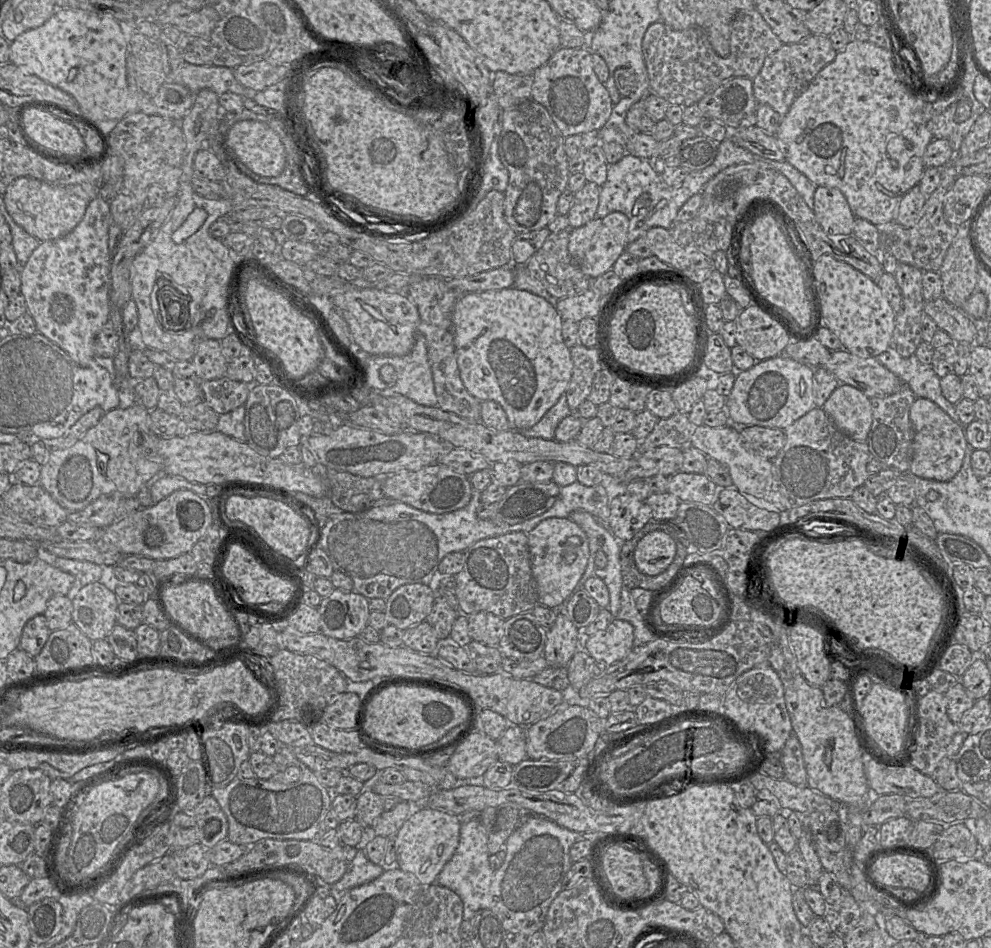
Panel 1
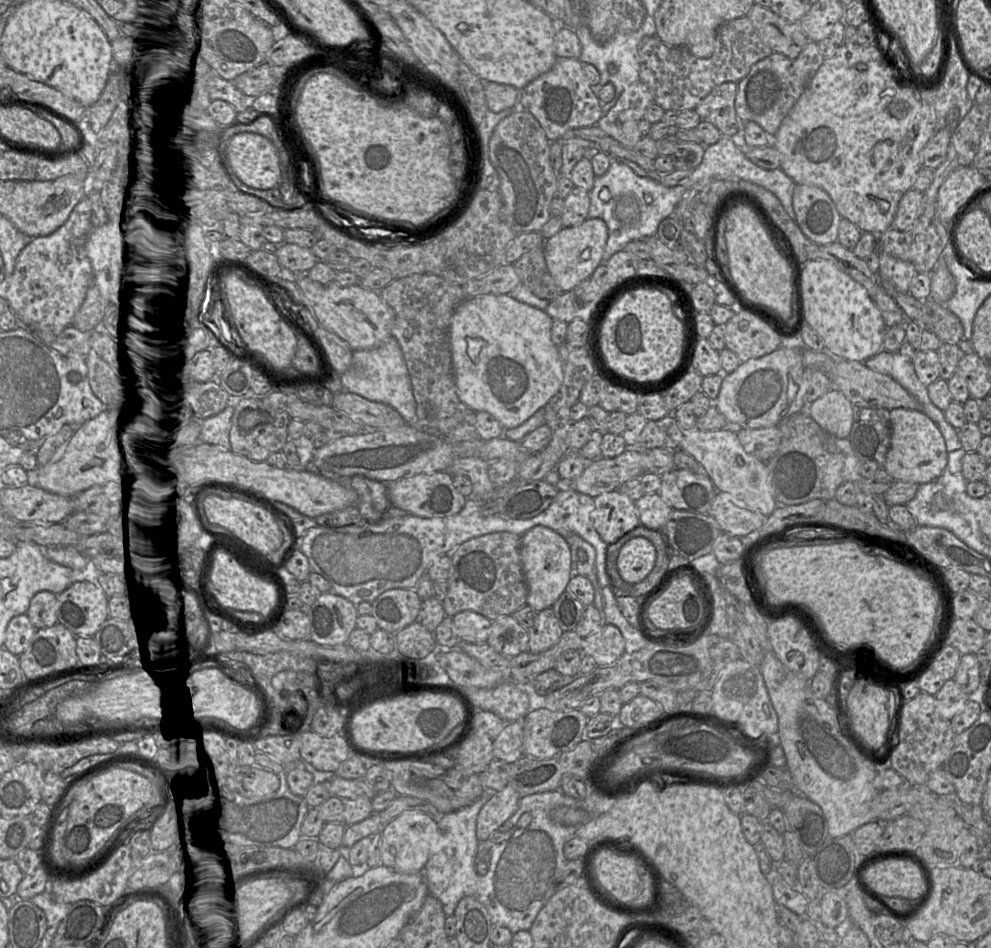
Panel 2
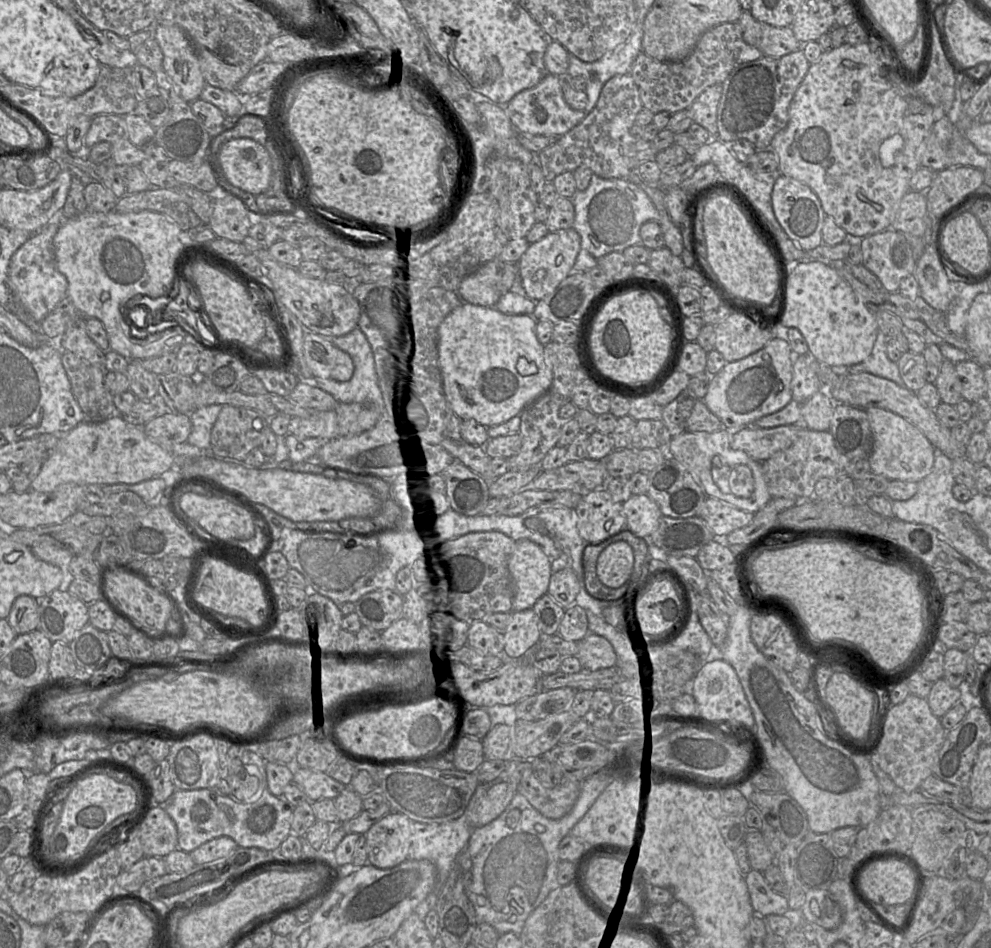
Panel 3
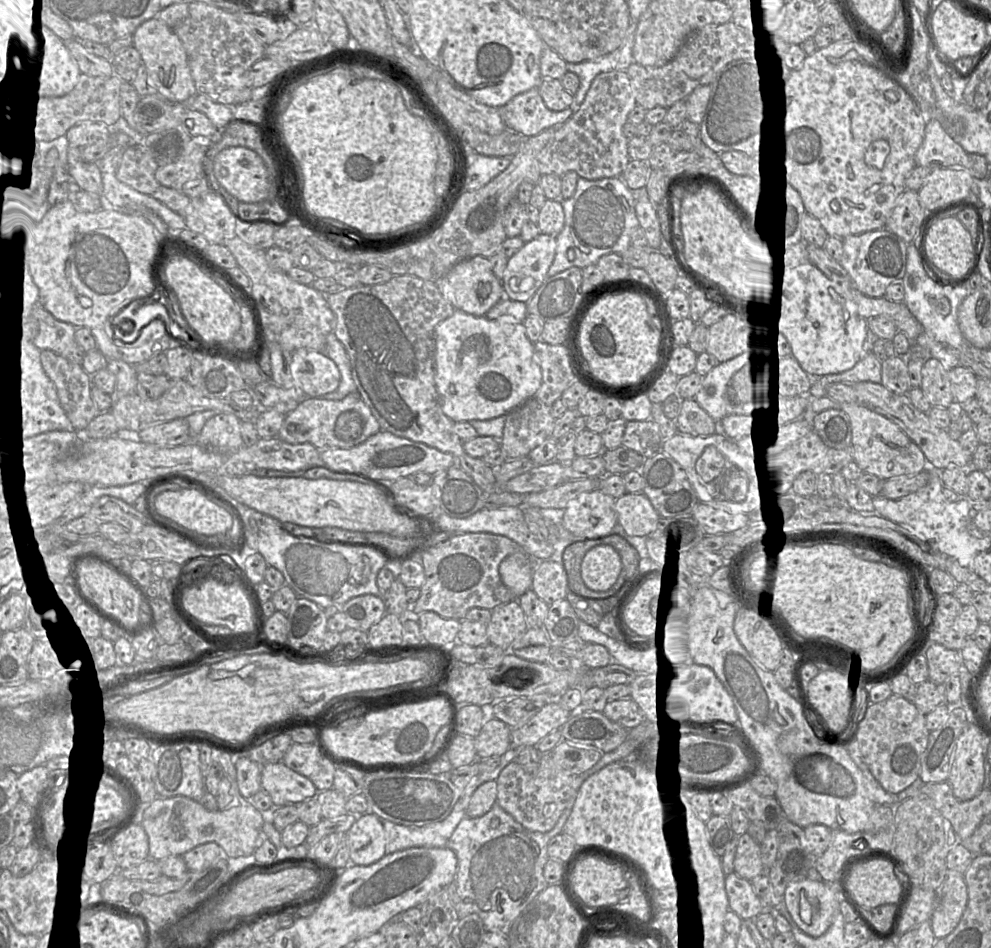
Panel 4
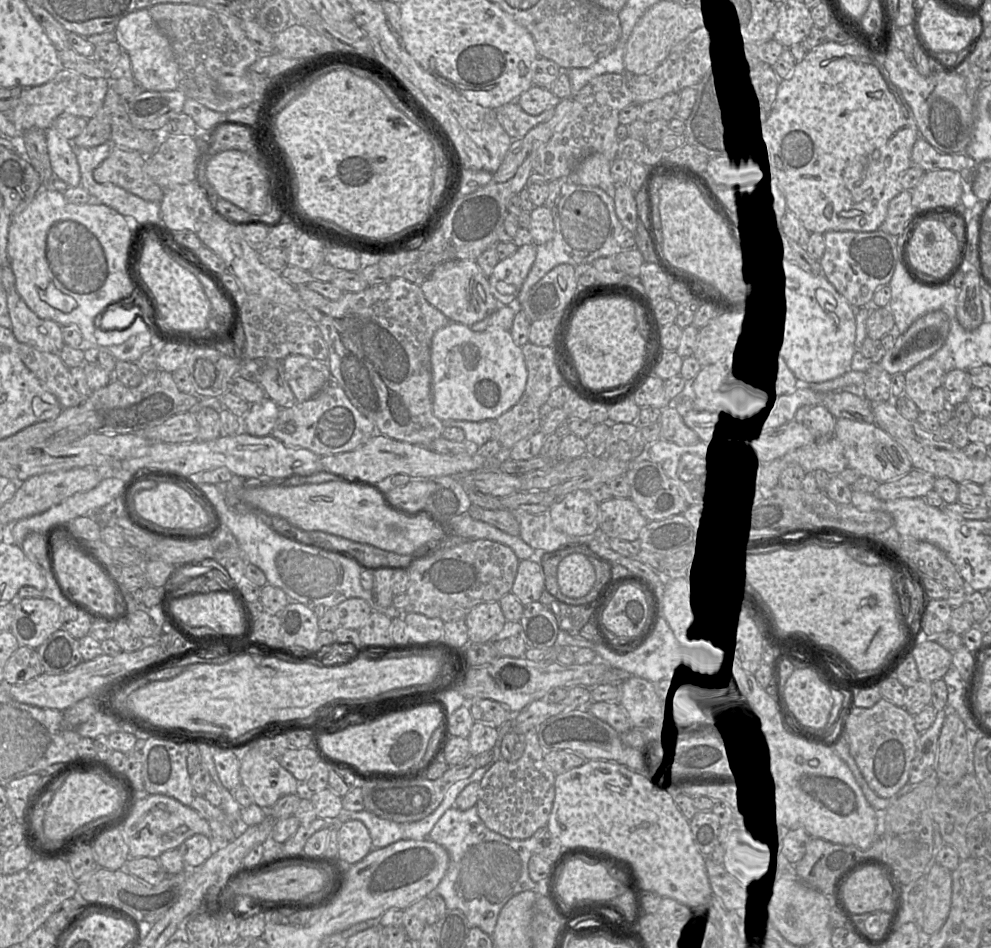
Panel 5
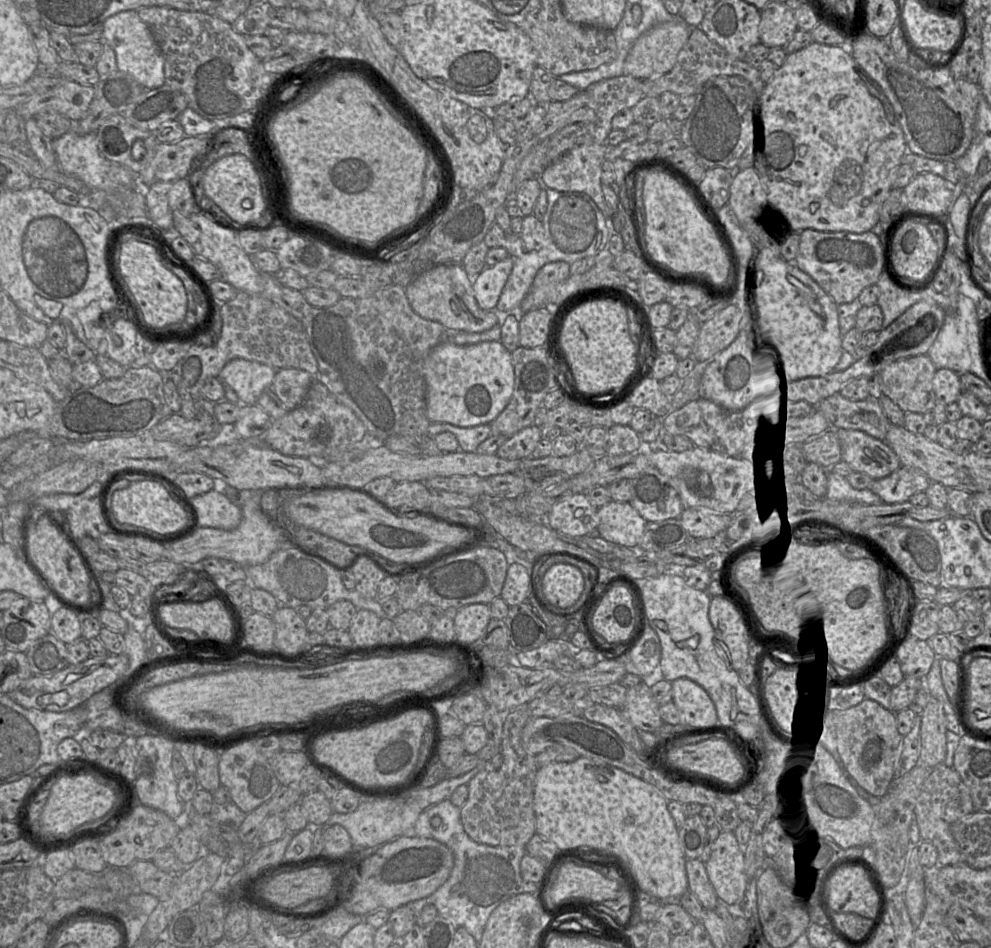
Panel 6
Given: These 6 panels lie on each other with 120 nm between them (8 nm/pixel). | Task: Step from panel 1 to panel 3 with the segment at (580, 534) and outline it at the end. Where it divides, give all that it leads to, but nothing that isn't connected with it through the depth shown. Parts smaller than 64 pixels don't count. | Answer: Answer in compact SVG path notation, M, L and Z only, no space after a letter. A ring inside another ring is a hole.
M527 539L515 541L507 566L513 584L511 612L531 609L547 593L551 562L538 544Z

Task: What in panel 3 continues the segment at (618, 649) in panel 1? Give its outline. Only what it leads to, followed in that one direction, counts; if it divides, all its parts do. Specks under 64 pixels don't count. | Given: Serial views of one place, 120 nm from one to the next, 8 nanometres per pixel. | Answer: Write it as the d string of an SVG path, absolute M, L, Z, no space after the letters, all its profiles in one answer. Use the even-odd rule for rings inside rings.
M591 632L578 641L576 657L582 668L588 670L609 668L617 664L617 656L611 643L603 636Z

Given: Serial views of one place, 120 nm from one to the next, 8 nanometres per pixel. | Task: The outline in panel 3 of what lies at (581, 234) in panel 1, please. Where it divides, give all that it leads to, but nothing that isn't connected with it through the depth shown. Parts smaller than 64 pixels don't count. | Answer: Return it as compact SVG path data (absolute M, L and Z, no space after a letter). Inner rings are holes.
M574 228L562 229L555 232L549 232L540 241L531 244L518 262L518 274L510 289L510 292L517 293L525 298L540 301L570 275L576 258L581 248L581 238Z

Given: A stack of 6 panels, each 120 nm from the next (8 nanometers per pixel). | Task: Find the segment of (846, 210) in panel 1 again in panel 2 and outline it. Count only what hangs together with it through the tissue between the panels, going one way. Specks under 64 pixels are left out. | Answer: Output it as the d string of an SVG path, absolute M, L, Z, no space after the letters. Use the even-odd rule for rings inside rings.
M796 184L792 206L798 226L811 241L821 245L837 241L842 216L825 190Z

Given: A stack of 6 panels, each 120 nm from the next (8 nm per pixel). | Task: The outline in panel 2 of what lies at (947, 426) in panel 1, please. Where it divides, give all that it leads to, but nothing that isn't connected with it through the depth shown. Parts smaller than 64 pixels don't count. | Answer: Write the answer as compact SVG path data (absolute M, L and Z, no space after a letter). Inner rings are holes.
M895 408L889 412L891 443L882 468L895 481L921 485L938 479L947 466L949 452L936 423L918 410Z

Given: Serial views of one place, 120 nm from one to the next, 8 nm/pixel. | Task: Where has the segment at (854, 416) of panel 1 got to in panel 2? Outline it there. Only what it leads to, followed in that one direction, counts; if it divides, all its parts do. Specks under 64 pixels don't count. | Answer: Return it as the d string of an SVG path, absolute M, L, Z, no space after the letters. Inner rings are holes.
M832 388L805 407L800 413L809 414L826 432L848 438L854 420L855 406L837 388Z

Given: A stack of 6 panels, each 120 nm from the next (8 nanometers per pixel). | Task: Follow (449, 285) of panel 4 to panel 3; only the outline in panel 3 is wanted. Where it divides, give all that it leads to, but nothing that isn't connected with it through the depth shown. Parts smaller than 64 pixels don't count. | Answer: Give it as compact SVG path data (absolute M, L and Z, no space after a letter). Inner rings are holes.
M494 259L466 276L460 283L457 293L464 303L495 307L502 296L498 290L497 275L498 259Z

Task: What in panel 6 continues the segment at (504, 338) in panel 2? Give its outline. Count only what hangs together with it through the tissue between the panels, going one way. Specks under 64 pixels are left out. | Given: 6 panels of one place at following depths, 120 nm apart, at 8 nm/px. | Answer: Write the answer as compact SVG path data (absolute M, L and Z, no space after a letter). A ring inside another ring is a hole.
M498 341L469 345L441 342L424 362L426 416L431 423L468 427L494 420L509 403L514 390L511 352Z

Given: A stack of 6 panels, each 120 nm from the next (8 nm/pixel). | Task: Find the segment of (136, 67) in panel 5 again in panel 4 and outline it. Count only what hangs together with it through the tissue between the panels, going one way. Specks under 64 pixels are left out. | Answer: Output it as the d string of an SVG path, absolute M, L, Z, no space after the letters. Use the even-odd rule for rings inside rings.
M158 17L143 22L132 34L133 46L139 51L147 73L147 84L164 98L187 103L197 89L188 64L186 50L177 34Z

